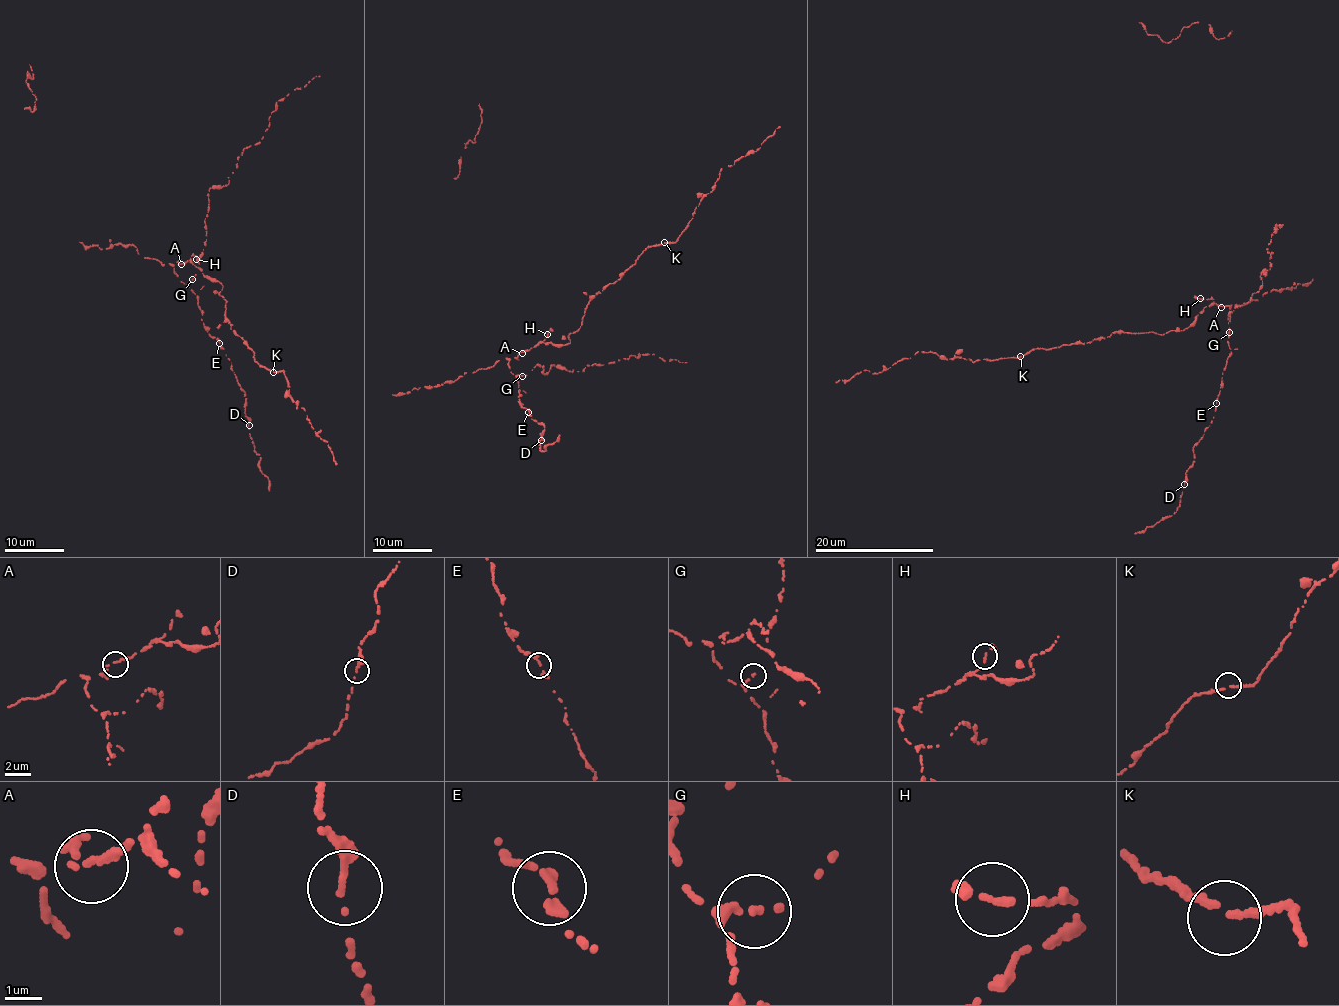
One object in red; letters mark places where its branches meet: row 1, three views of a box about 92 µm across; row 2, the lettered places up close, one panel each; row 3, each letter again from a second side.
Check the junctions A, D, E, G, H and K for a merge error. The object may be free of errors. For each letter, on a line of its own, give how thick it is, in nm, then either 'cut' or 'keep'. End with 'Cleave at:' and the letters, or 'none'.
A: calibre 180 nm; keep
D: calibre 180 nm; keep
E: calibre 280 nm; keep
G: calibre 240 nm; keep
H: calibre 280 nm; keep
K: calibre 200 nm; keep
Cleave at: none

